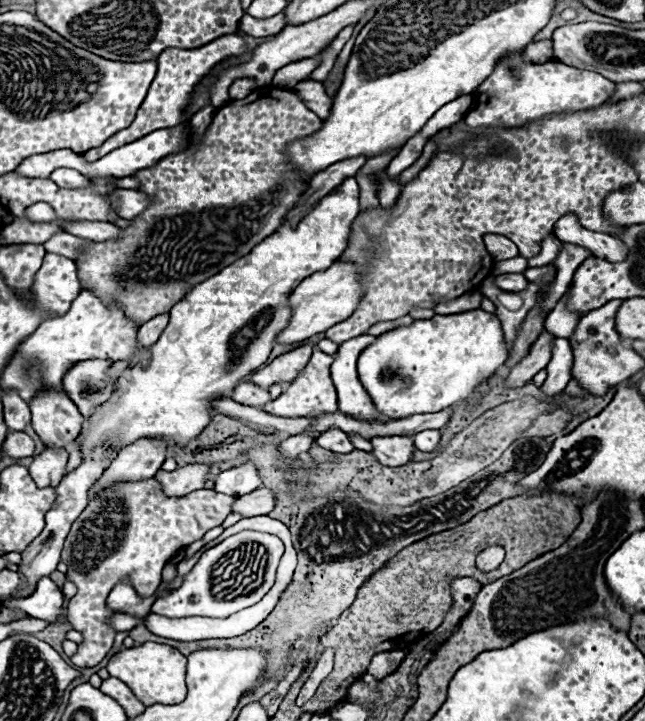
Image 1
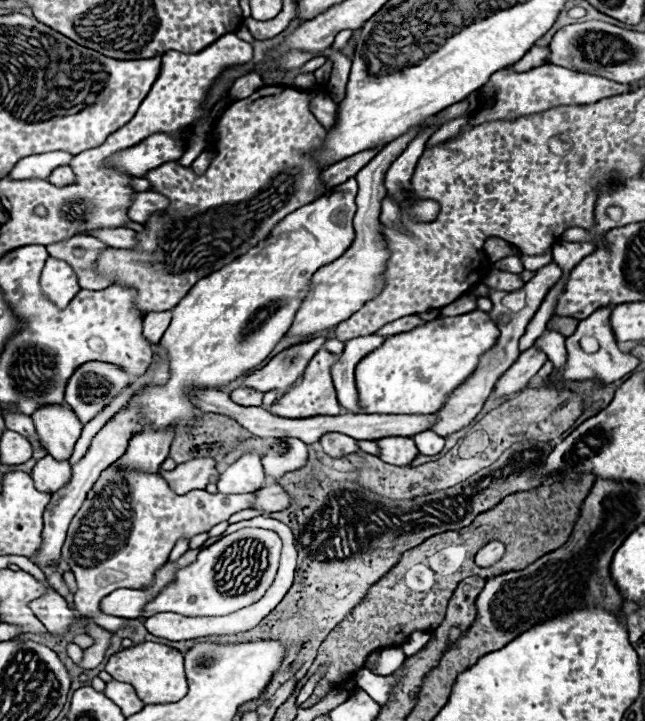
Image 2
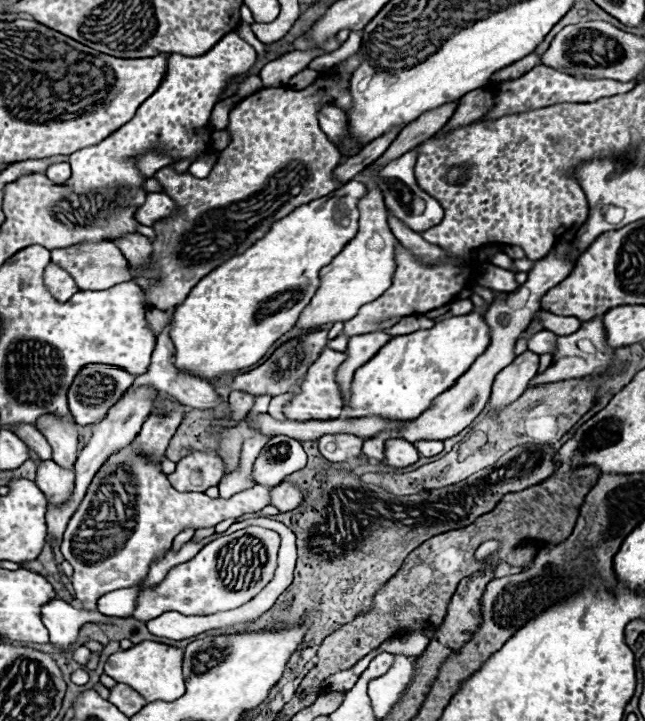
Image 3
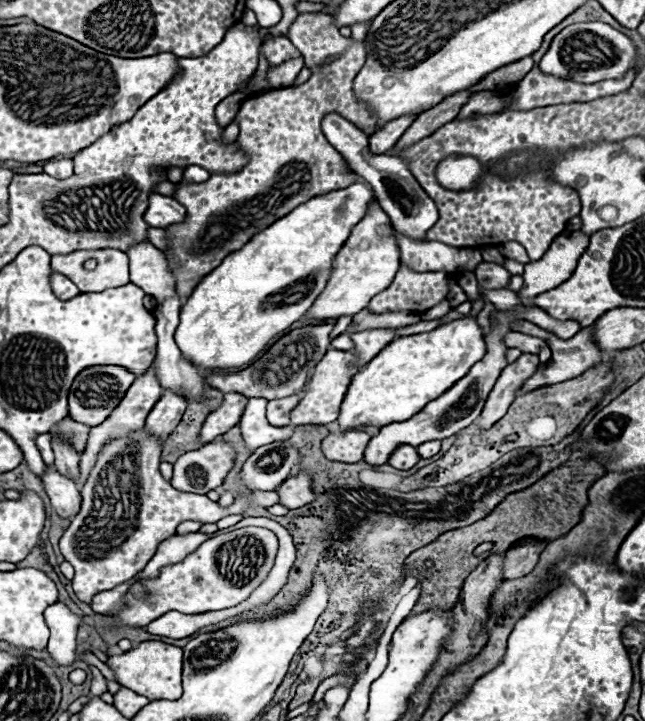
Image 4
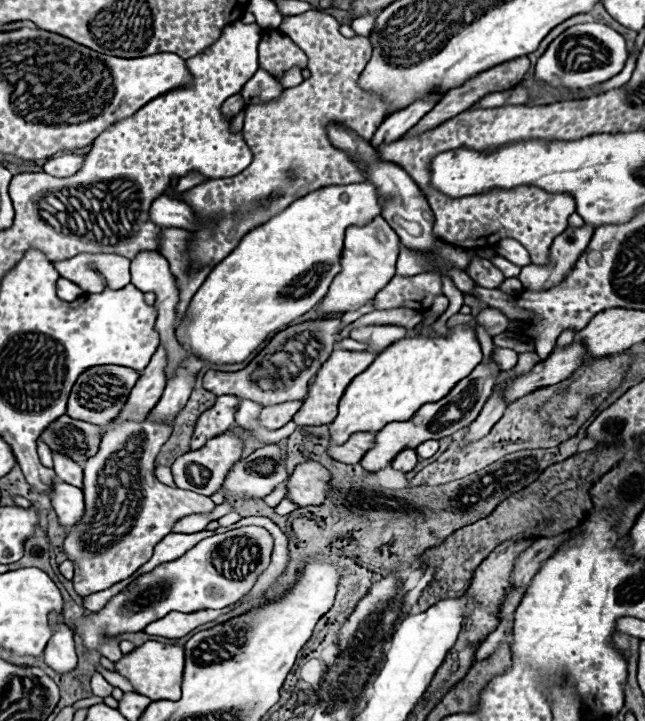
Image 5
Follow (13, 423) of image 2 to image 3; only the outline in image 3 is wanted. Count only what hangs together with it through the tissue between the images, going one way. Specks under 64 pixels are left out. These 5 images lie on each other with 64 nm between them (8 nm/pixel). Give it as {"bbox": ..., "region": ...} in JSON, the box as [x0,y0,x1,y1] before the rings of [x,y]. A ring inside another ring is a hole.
{"bbox":[16,426,52,460],"region":[[[20,426],[20,428],[16,430],[16,434],[18,434],[26,444],[30,444],[30,446],[38,452],[38,456],[40,456],[42,460],[52,460],[52,450],[50,450],[48,440],[46,440],[44,434],[40,434],[36,428],[32,428],[32,426]]]}

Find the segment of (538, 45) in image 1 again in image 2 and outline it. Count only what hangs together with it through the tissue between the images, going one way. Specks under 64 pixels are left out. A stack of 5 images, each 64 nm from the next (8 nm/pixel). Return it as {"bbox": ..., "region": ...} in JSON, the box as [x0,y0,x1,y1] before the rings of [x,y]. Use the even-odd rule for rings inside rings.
{"bbox":[512,46,548,72],"region":[[[534,46],[534,48],[530,48],[530,50],[524,54],[522,60],[518,60],[518,62],[512,66],[512,70],[516,70],[516,72],[526,72],[528,68],[534,68],[536,64],[546,64],[546,56],[548,56],[548,48],[538,48],[538,46]]]}

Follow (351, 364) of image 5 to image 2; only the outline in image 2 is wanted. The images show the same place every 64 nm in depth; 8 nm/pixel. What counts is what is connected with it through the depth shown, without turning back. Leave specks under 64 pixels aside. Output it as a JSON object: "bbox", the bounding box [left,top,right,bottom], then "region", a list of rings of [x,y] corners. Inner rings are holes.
{"bbox":[272,350,342,418],"region":[[[320,350],[308,364],[308,368],[304,370],[302,374],[302,380],[292,386],[282,398],[278,404],[272,406],[272,414],[278,414],[278,416],[284,416],[284,418],[312,418],[312,416],[338,416],[342,406],[338,404],[336,400],[336,390],[332,386],[332,376],[330,376],[330,370],[332,366],[338,362],[338,354],[332,354],[328,350]]]}

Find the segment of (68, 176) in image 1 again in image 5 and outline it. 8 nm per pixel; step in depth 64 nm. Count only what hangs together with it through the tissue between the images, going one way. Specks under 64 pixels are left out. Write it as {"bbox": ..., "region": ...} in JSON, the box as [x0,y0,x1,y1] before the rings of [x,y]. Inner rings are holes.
{"bbox":[42,152,84,178],"region":[[[68,152],[68,154],[62,154],[62,156],[58,156],[58,158],[50,158],[42,168],[44,168],[46,174],[64,178],[64,176],[76,174],[76,172],[82,168],[82,162],[84,162],[84,154]]]}

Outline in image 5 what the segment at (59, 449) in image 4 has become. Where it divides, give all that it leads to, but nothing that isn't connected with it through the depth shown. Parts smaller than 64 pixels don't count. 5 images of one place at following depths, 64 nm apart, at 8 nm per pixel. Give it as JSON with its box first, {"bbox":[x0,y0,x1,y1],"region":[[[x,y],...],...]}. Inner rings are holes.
{"bbox":[54,454,84,488],"region":[[[64,454],[54,456],[54,472],[60,480],[64,480],[76,488],[84,486],[82,484],[82,468],[76,462],[72,462],[70,458],[66,458]]]}

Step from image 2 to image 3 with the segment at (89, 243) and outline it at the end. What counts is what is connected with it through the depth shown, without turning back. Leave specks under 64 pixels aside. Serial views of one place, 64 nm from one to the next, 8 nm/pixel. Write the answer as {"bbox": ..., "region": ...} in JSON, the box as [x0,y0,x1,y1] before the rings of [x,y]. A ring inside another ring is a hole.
{"bbox":[52,242,128,290],"region":[[[112,242],[98,244],[76,244],[62,250],[52,250],[52,262],[60,264],[74,280],[80,290],[108,290],[120,282],[128,282],[128,262]]]}

